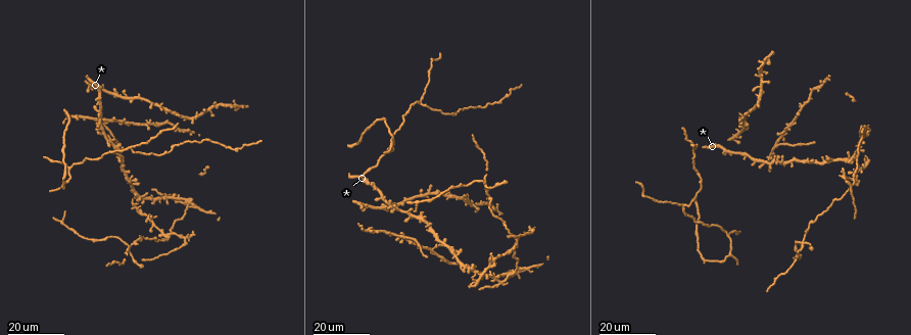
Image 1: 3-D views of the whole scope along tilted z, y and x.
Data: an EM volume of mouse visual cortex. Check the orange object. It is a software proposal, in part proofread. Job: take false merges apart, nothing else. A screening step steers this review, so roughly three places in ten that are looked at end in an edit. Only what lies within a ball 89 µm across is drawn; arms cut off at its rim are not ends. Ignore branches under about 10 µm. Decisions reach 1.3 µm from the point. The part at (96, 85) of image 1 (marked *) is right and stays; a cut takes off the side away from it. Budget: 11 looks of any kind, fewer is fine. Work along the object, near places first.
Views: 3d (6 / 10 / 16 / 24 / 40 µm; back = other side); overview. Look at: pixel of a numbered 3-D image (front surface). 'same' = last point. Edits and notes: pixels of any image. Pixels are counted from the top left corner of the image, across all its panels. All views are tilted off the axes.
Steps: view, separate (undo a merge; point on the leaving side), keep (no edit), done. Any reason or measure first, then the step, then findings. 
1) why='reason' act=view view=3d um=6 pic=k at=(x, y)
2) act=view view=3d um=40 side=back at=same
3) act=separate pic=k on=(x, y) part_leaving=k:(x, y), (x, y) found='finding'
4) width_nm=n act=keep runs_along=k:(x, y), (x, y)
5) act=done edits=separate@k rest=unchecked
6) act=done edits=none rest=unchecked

why='looks like a crossing' act=view view=3d um=24 pic=1 at=(805, 243)

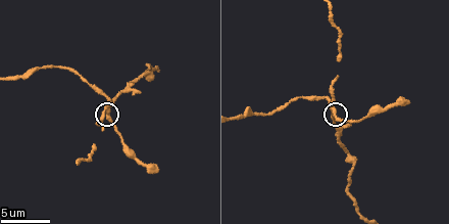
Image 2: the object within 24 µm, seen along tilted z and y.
act=view view=3d um=6 pic=2 at=(332, 107)

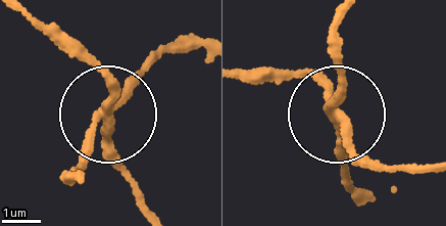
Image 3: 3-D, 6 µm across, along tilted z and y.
arms=4 act=separate pic=3 on=(112, 142) part_leaving=3:(105, 116), (108, 98), (91, 64), (30, 18) found='two neurons meet here'

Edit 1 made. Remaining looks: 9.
act=view view=3d um=16 pic=1 at=(168, 234)

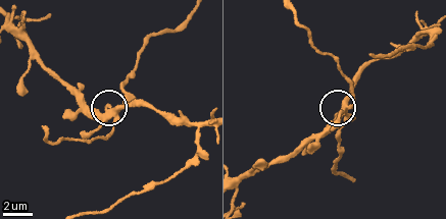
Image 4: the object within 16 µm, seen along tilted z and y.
act=view view=3d um=6 pic=4 at=(108, 117)

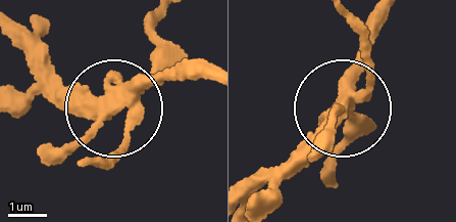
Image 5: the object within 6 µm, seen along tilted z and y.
act=separate pic=5 on=(91, 129) part_leaving=5:(139, 92), (182, 65), (211, 73) found='two neurons meet here'

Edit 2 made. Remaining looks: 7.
why='calibre changes' act=view view=3d um=6 pic=2 at=(348, 152)

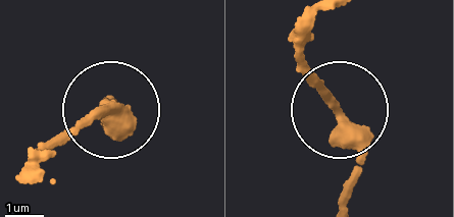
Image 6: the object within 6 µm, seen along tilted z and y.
act=view view=3d um=6 side=back pic=6 at=(105, 109)

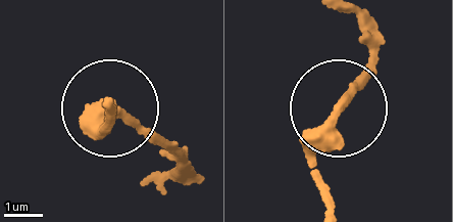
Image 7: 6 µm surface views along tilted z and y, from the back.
act=keep runs_along=7:(319, 200), (318, 143), (371, 61) found='one neuron here'

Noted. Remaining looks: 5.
why='three-way junction' act=view view=3d um=16 pic=1 at=(685, 205)

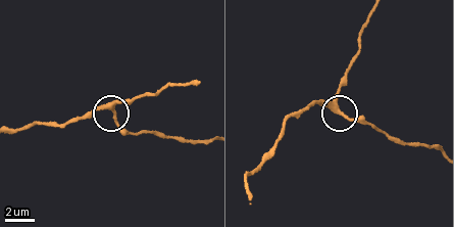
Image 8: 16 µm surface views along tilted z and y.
act=view view=3d um=6 pic=8 at=(112, 103)

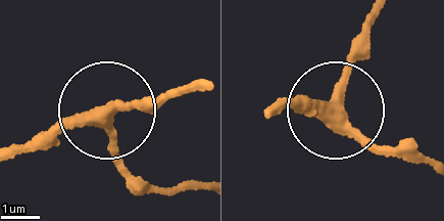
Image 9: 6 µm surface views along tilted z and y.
width_nm=310 act=keep runs_along=9:(282, 112), (334, 109), (361, 24) found='all the same neuron'

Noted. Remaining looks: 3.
why='branch point' act=view view=3d um=24 pic=1 at=(389, 233)

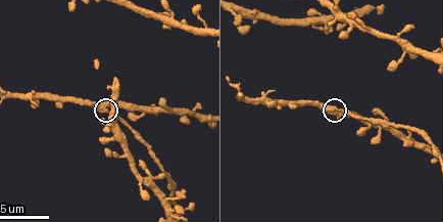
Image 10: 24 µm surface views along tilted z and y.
act=view view=3d um=6 pic=10 at=(102, 104)

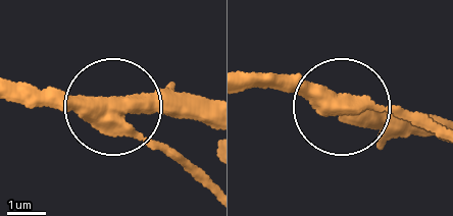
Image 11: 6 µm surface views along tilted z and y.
arms=3 act=keep found='all the same neuron'

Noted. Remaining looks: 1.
act=done edits=separate@3,separate@5 rest=unchecked

